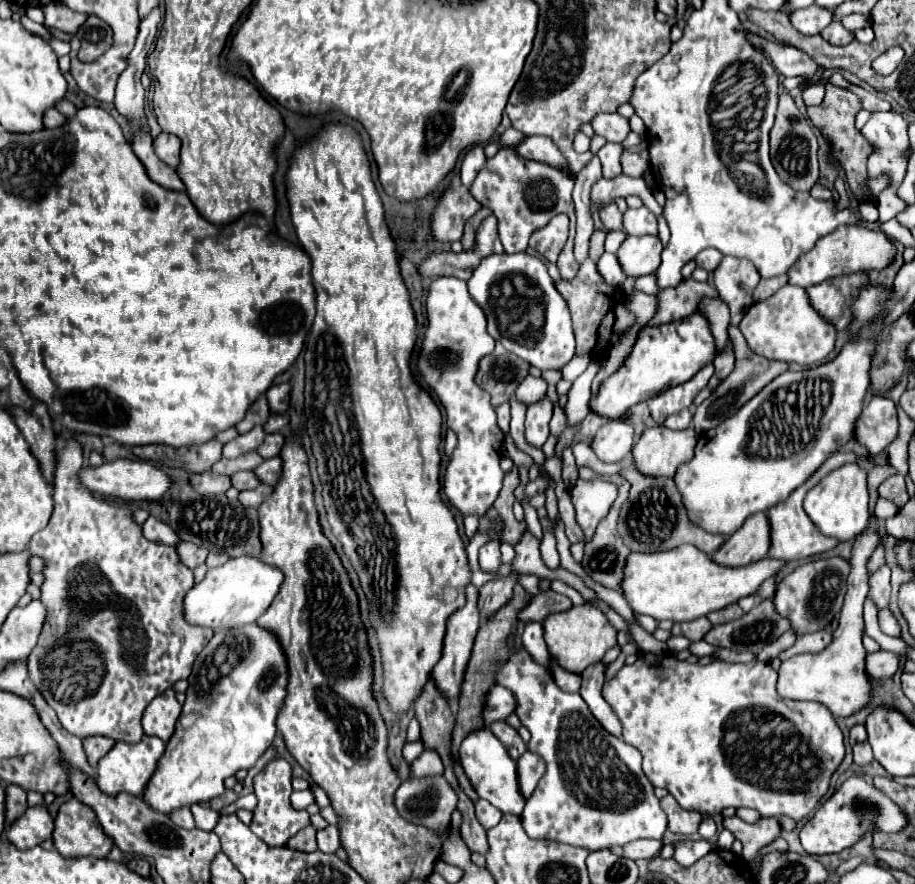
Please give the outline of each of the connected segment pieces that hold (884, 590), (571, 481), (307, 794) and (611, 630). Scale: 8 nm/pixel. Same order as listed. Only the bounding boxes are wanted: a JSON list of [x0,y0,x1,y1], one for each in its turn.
[[870,566,890,608],[562,447,578,491],[290,790,314,810],[542,604,618,674]]

